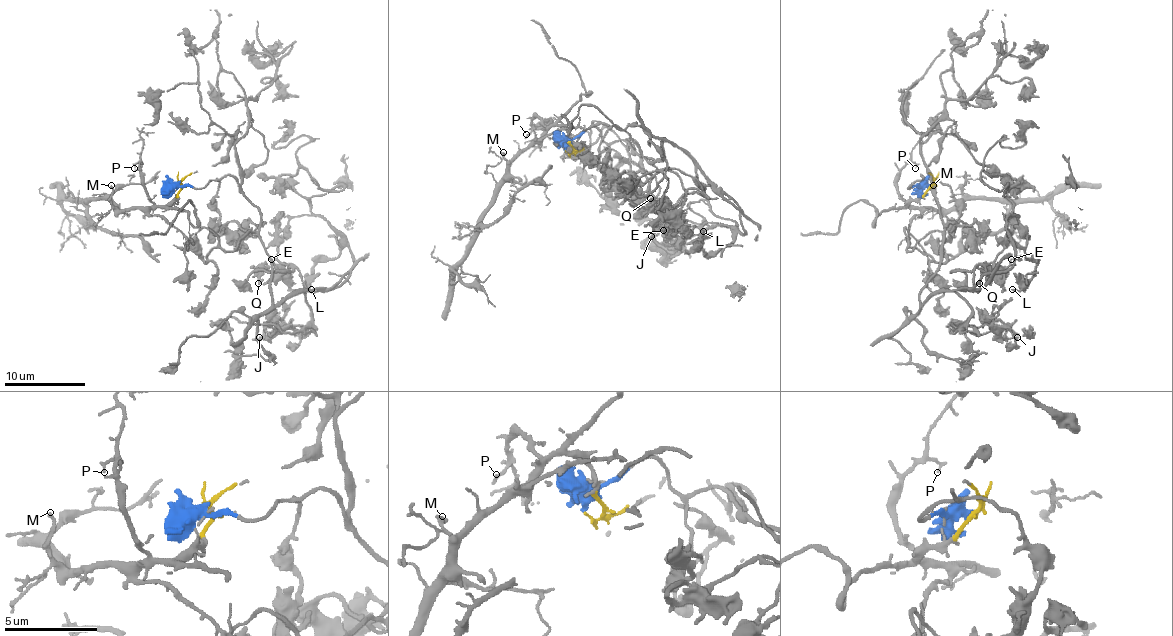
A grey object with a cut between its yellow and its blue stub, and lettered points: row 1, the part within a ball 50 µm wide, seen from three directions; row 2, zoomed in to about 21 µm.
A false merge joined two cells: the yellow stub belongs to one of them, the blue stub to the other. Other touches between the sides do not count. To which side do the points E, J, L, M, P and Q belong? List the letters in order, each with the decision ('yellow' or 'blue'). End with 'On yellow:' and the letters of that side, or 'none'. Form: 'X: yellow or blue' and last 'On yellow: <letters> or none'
E: blue
J: blue
L: blue
M: yellow
P: yellow
Q: blue
On yellow: M, P

